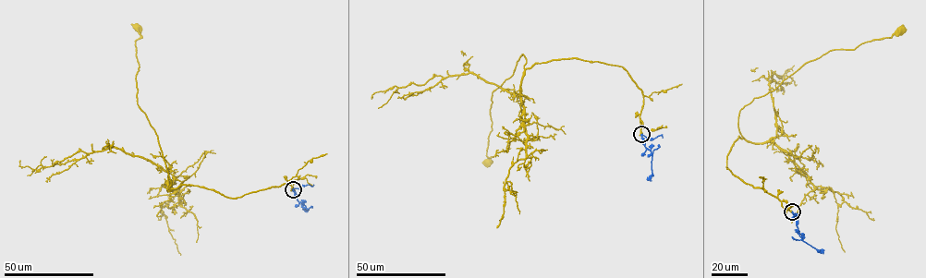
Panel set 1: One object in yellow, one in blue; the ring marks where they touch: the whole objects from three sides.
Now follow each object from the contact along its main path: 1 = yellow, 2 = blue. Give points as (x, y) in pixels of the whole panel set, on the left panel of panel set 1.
1: (292, 189), (290, 180), (234, 198), (190, 185), (170, 189), (157, 135), (137, 103), (137, 26)
2: (292, 189), (297, 200), (307, 211)

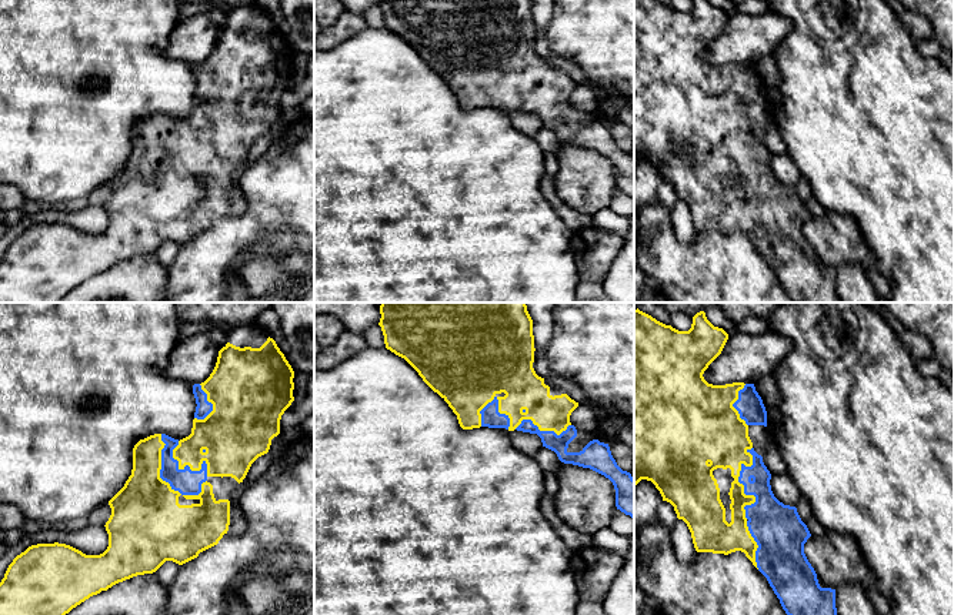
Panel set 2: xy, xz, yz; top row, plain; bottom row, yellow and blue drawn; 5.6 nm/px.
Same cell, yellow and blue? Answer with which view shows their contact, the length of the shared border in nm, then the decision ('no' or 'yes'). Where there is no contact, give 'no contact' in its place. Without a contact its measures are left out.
contact in yz; length 400 nm; yes

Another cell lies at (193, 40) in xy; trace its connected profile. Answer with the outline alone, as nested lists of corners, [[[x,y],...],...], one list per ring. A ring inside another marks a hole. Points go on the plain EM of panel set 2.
[[[207,13],[181,19],[169,37],[164,50],[170,59],[186,61],[191,66],[204,63],[213,53],[219,29]]]

